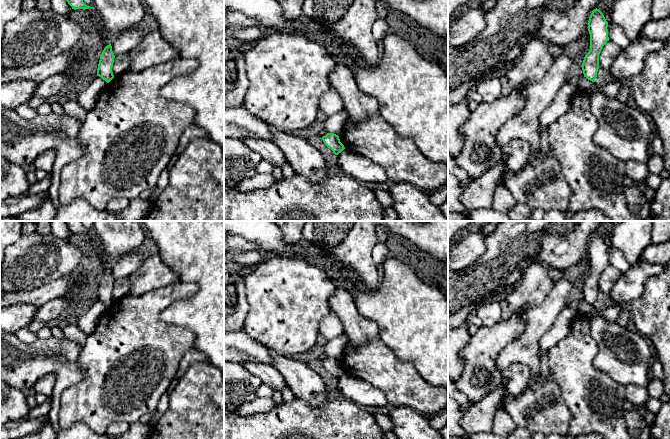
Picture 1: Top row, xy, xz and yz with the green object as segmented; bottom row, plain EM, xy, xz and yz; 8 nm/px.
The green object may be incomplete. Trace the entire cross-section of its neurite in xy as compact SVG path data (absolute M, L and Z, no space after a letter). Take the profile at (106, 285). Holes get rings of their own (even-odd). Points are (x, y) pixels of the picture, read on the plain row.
M111 267L107 269L102 278L100 279L100 284L97 293L97 300L101 301L107 307L109 307L113 302L112 291L114 287L115 279L112 275Z

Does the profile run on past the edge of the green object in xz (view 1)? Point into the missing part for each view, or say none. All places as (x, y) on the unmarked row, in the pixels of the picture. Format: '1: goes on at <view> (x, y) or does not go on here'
1: does not go on here

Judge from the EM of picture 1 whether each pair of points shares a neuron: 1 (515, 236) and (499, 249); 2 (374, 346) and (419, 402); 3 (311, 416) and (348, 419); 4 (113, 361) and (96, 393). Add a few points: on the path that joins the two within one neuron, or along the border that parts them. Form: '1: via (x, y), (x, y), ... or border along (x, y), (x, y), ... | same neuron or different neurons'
1: via (511, 240), (503, 248) | same neuron
2: via (380, 360), (408, 388) | same neuron
3: via (320, 419), (339, 419) | same neuron
4: via (111, 369), (111, 378), (104, 385) | same neuron

